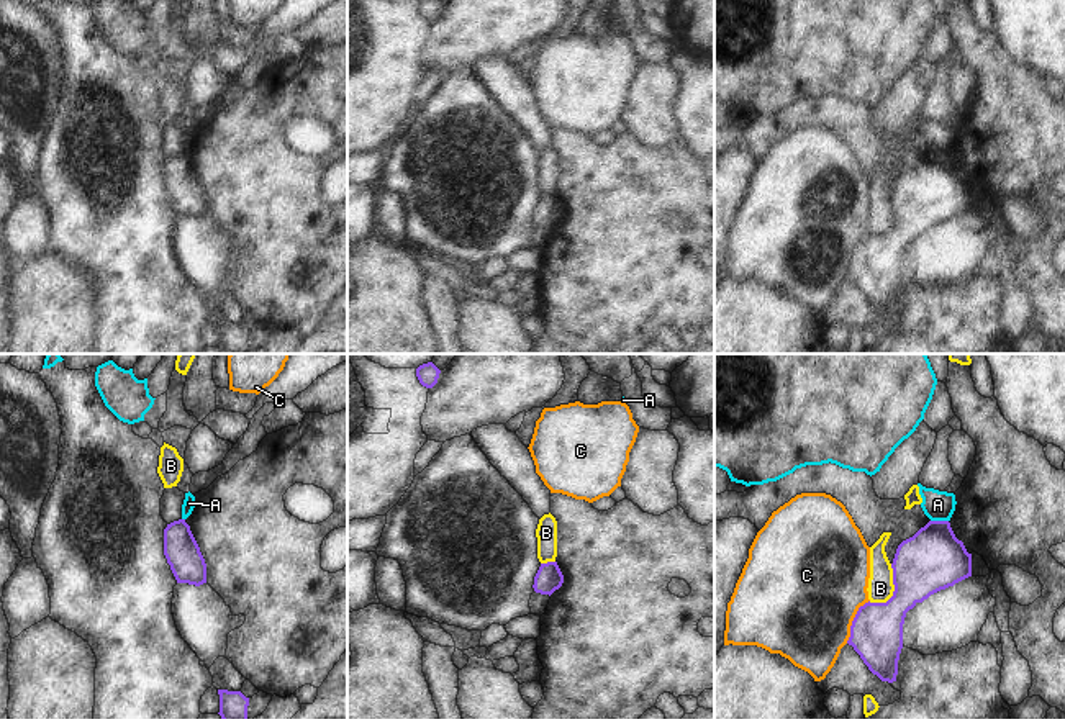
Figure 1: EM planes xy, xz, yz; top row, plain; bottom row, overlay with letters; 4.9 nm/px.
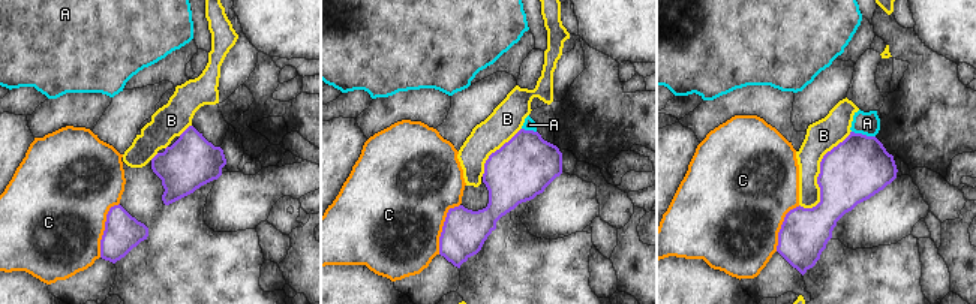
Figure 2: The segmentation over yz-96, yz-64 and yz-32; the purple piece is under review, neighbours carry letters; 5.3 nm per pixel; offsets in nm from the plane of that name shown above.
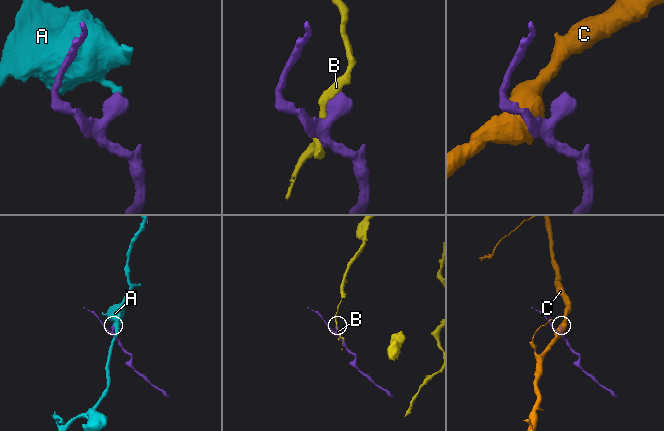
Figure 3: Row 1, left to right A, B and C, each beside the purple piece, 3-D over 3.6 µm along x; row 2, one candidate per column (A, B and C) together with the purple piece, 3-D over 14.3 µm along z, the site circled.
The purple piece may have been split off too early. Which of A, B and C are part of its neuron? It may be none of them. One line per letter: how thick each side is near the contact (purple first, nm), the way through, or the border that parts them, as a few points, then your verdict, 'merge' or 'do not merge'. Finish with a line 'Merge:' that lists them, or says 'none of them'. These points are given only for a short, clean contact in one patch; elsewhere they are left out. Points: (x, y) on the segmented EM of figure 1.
A: 300/140 nm | along yz (931, 520), (947, 521) | do not merge
B: 300/130 nm | do not merge
C: 260/500 nm | do not merge
Merge: none of them

